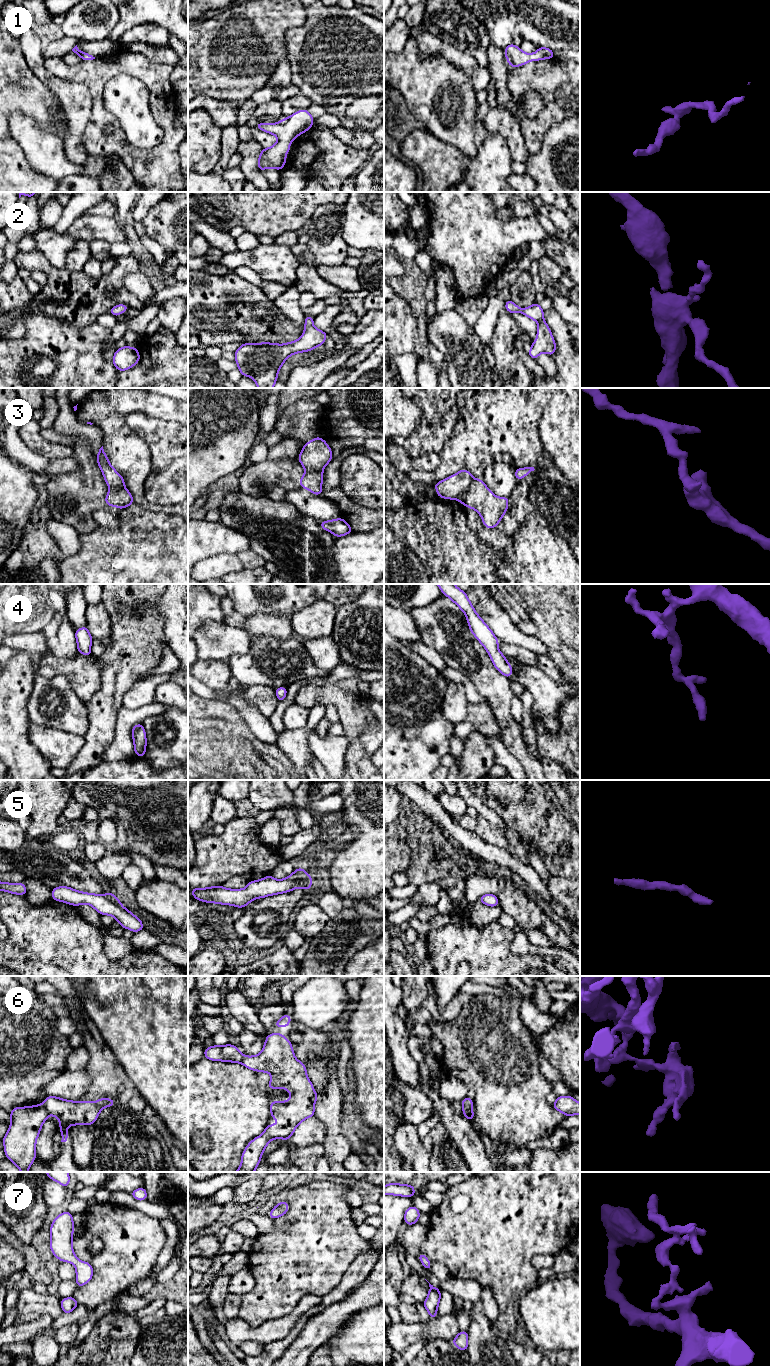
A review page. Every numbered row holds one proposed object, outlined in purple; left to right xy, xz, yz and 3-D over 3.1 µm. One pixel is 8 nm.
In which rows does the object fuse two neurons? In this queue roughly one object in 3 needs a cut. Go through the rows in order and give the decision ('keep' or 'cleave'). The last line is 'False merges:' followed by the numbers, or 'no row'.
1: keep
2: keep
3: cleave
4: keep
5: keep
6: cleave
7: keep
False merges: 3, 6

